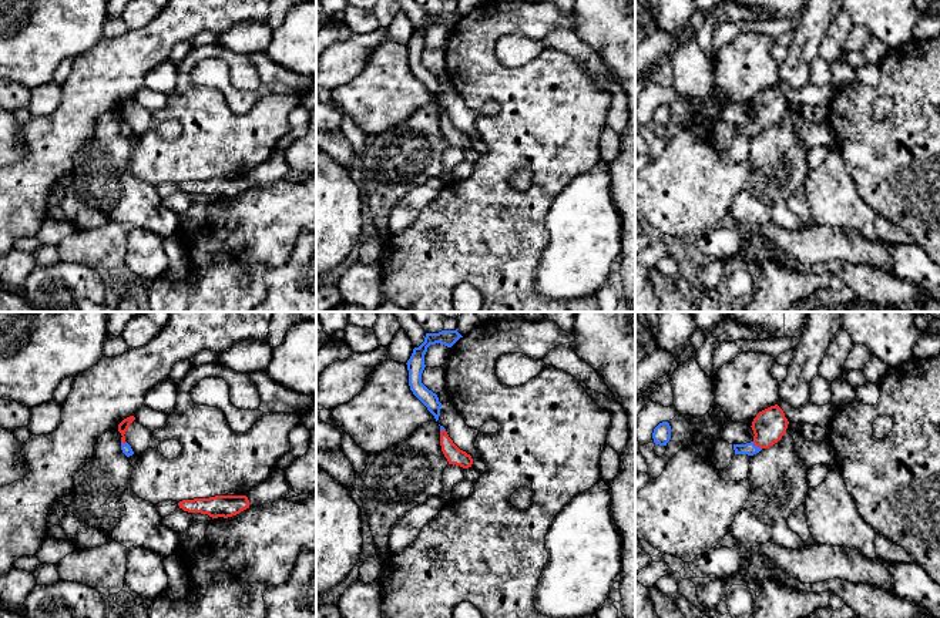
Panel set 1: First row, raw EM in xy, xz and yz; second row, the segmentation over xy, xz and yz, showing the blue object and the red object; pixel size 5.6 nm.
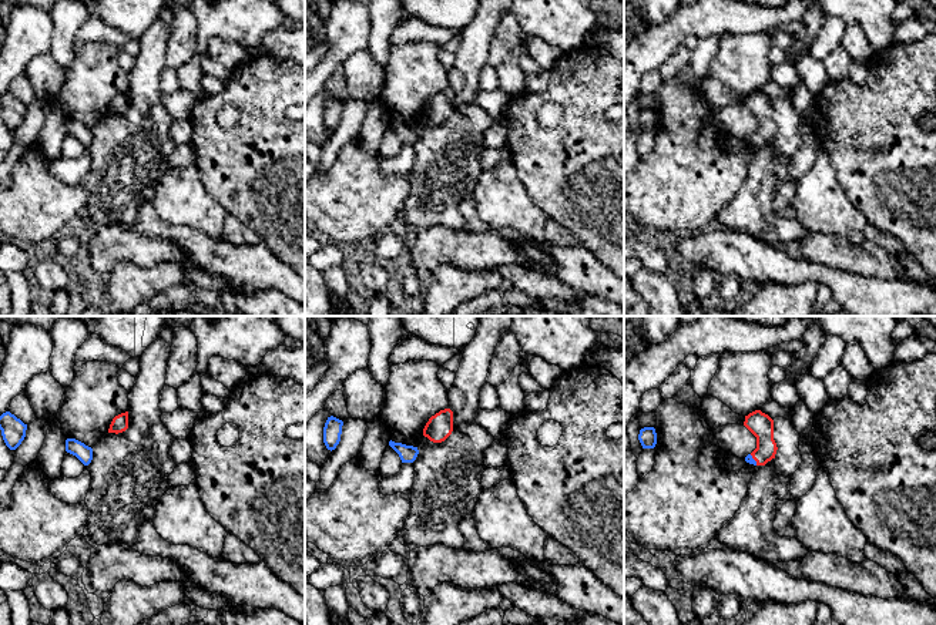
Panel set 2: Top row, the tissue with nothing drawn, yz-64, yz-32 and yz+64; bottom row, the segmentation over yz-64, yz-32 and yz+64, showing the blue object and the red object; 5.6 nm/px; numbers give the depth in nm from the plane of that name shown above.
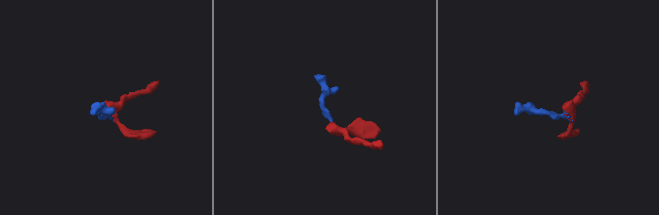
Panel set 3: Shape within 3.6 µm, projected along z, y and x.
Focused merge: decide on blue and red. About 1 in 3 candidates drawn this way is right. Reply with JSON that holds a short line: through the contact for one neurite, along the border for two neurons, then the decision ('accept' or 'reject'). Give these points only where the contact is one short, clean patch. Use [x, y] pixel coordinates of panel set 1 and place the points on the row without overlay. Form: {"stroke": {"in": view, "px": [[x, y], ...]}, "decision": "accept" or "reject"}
{"stroke": {"in": "yz", "px": [[749, 130], [755, 127], [766, 116], [769, 106]]}, "decision": "accept"}

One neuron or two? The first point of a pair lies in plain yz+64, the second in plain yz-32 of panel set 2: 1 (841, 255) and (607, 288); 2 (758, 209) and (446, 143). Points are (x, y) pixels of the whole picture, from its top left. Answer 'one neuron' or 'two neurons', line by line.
1: two neurons
2: one neuron

